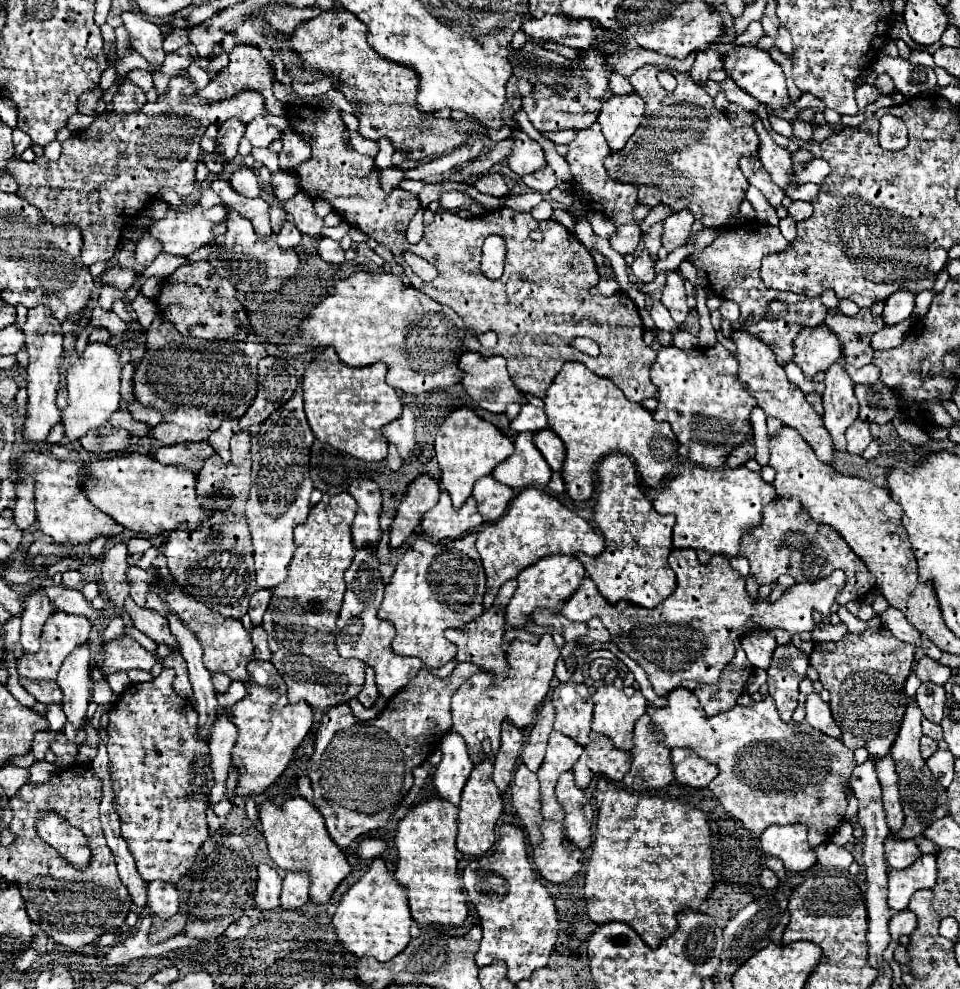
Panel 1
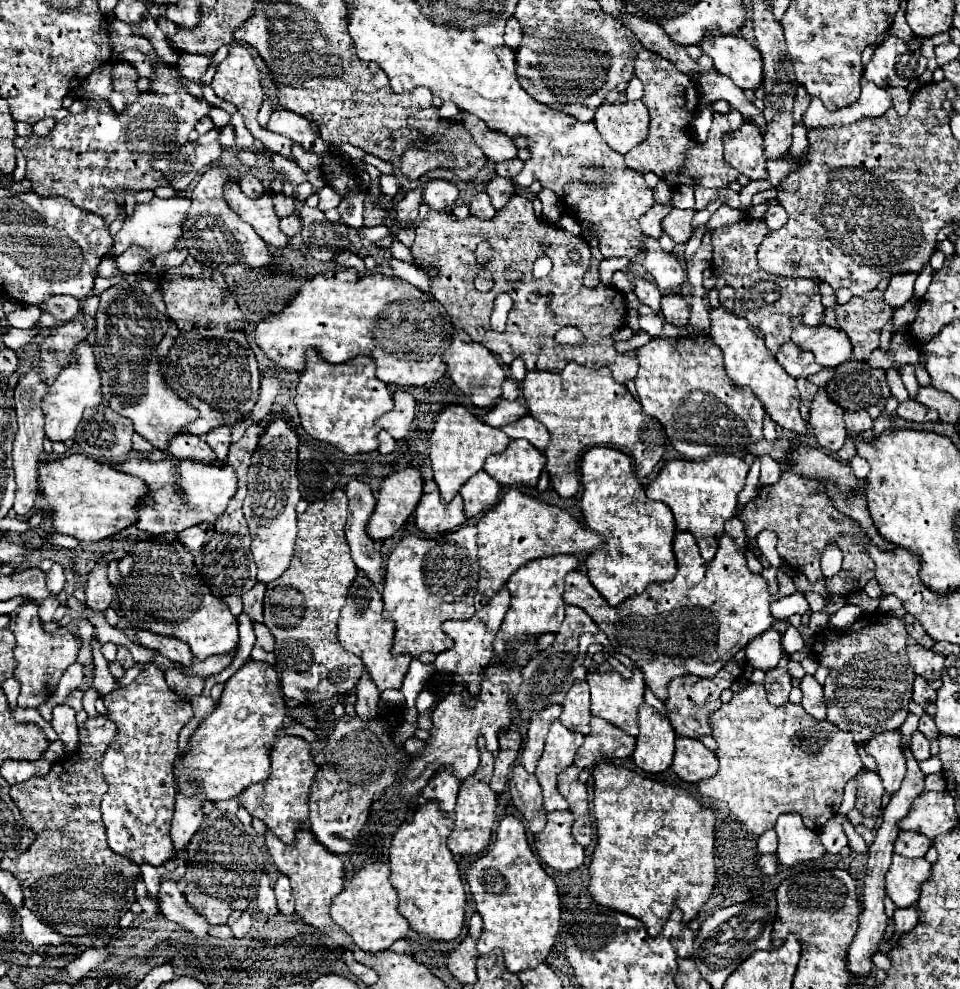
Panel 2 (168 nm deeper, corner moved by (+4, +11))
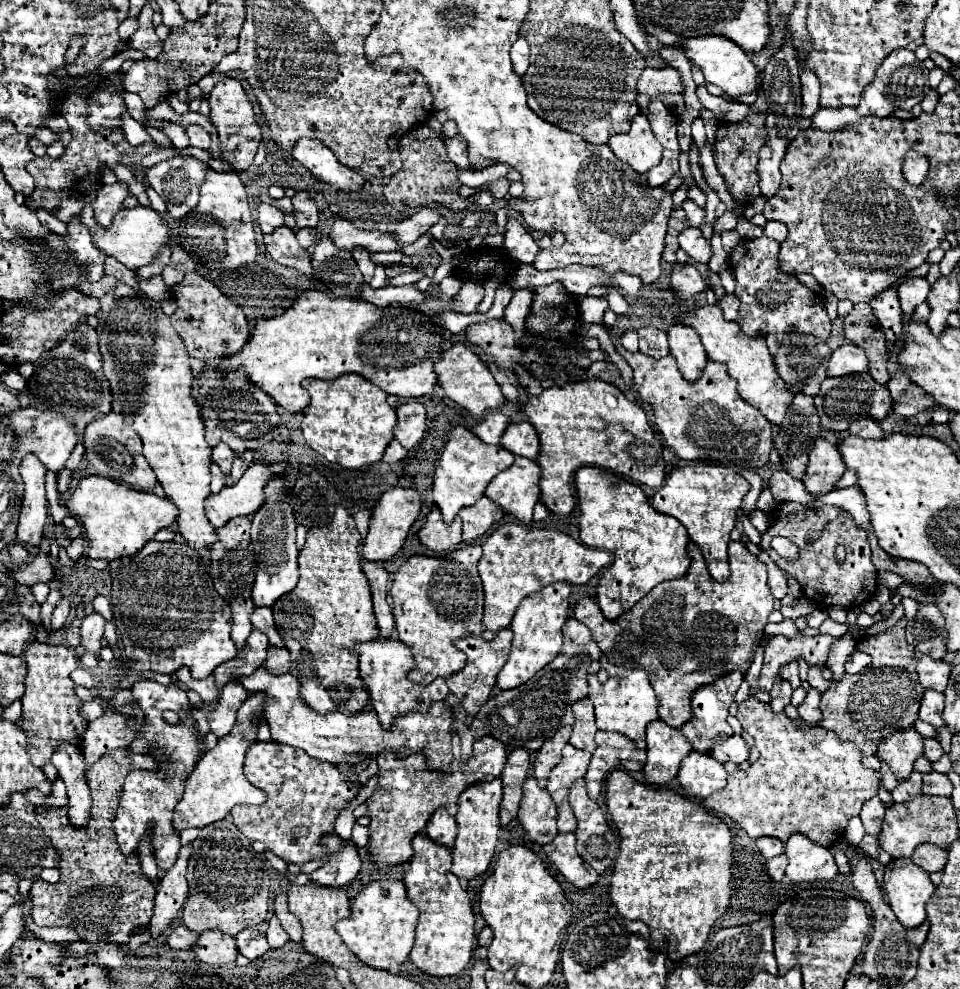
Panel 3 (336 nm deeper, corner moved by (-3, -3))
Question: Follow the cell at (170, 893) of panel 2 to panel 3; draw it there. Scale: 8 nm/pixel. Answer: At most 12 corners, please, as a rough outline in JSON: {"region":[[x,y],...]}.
{"region":[[220,930],[200,932],[192,952],[206,964],[236,958],[236,940]]}

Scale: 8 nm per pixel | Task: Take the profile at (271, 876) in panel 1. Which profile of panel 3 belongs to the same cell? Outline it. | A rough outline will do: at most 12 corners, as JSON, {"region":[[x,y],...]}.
{"region":[[278,918],[268,922],[266,938],[270,948],[280,948],[288,940]]}

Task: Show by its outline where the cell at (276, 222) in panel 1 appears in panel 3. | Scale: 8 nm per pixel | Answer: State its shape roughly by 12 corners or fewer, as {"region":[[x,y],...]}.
{"region":[[306,192],[292,198],[298,230],[318,224],[318,206]]}

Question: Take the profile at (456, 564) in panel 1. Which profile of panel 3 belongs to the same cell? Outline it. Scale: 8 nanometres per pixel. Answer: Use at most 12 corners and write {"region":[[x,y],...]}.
{"region":[[480,544],[410,556],[392,580],[398,638],[430,684],[484,632]]}

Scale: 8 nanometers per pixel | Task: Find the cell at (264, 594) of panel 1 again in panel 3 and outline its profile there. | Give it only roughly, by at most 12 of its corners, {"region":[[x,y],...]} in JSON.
{"region":[[260,606],[252,612],[252,626],[268,636],[270,644],[284,646],[276,632],[272,610]]}

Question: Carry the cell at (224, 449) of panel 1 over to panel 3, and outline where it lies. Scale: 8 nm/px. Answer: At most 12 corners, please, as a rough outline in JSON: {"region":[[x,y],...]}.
{"region":[[218,444],[212,450],[212,460],[228,476],[234,452]]}

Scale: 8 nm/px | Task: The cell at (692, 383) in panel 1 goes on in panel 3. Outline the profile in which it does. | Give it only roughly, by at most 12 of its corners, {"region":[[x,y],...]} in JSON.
{"region":[[616,352],[678,458],[770,462],[772,424],[708,360]]}

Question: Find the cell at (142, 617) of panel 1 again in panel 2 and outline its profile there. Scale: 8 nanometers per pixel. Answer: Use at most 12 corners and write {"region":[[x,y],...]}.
{"region":[[135,630],[141,646],[161,652],[179,668],[189,668],[193,654],[181,640]]}

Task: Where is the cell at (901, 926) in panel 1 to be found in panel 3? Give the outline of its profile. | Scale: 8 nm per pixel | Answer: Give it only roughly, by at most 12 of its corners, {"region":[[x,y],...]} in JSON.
{"region":[[922,922],[916,928],[906,930],[914,946],[922,946],[928,934],[930,922]]}

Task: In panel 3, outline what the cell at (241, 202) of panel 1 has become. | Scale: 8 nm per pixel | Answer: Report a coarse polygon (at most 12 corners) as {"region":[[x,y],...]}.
{"region":[[290,226],[264,234],[268,254],[282,266],[312,276],[308,250]]}

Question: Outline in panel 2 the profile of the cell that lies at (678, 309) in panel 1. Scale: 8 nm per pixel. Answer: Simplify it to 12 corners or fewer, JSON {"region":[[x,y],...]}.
{"region":[[683,296],[661,298],[661,314],[673,326],[687,326],[689,304]]}

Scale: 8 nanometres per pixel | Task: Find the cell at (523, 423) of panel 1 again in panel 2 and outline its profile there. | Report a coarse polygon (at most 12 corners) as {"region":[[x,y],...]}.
{"region":[[497,400],[481,418],[493,428],[525,416],[519,402]]}

